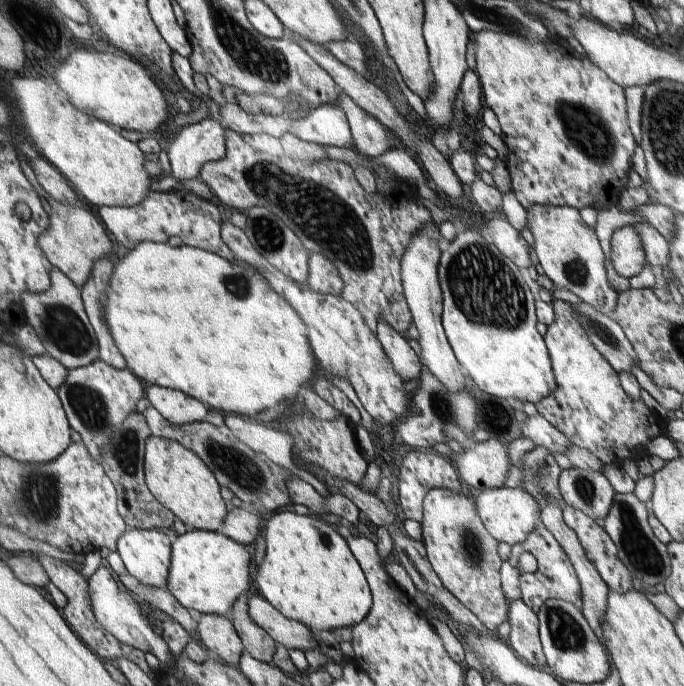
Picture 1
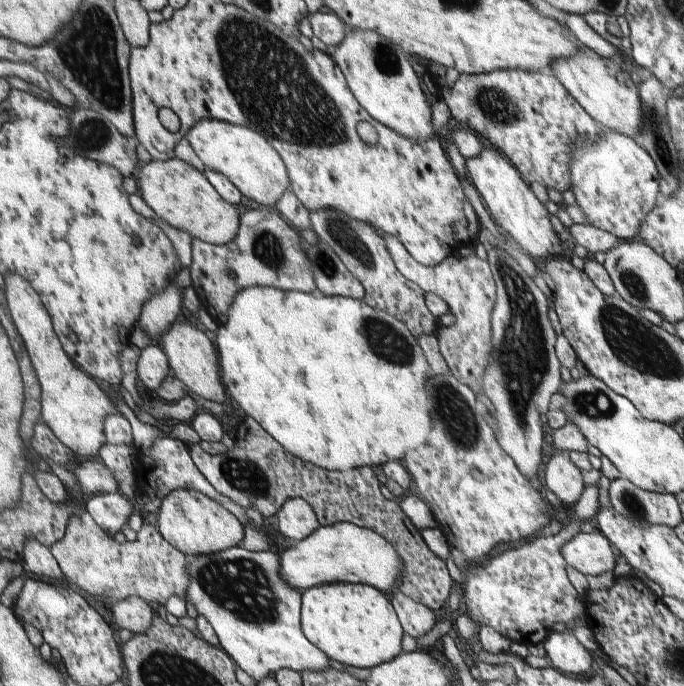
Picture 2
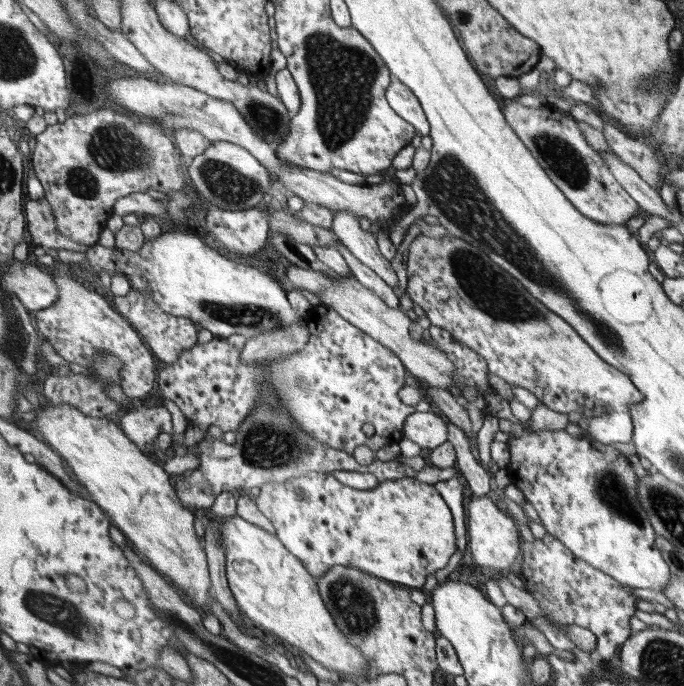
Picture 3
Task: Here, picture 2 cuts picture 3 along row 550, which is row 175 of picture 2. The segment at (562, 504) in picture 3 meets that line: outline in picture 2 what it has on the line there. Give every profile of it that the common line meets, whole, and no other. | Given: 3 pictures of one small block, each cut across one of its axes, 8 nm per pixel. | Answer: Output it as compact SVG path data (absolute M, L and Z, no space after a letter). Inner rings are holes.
M606 130L594 143L579 139L571 156L571 190L588 224L619 239L638 238L639 226L660 200L659 172L650 154L634 139Z

